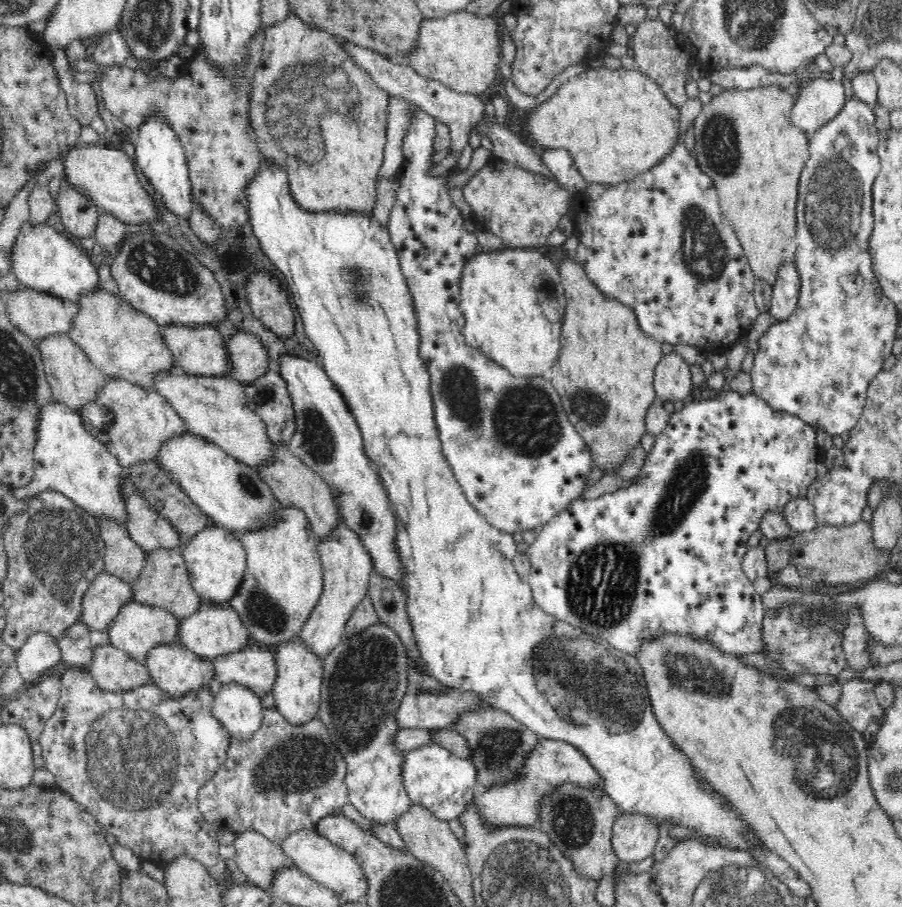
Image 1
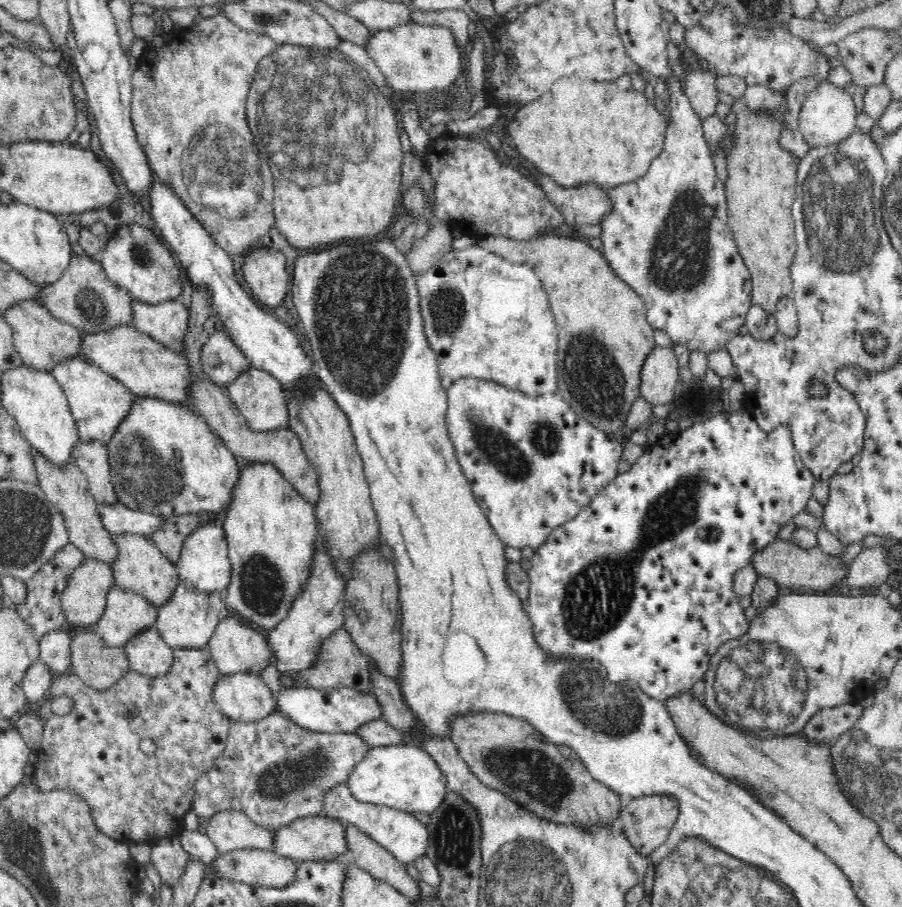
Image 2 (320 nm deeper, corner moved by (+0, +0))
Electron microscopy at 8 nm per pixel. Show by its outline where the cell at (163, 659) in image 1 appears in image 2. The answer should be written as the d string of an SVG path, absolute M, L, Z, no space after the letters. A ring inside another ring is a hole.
M155 626L136 634L123 648L133 671L159 677L171 669L173 648L164 642Z

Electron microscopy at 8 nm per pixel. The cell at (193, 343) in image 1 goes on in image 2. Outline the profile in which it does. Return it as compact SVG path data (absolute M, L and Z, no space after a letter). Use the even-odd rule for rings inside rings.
M132 298L131 310L133 326L139 332L146 333L176 353L184 349L189 308L178 298L160 305L150 305Z

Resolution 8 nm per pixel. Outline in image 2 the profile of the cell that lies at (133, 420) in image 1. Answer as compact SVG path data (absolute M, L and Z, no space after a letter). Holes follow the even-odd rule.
M75 357L61 361L50 370L67 398L72 415L74 415L79 438L85 441L100 441L105 445L112 434L127 416L135 402L135 395L128 391L122 383L103 372L95 364L84 357Z

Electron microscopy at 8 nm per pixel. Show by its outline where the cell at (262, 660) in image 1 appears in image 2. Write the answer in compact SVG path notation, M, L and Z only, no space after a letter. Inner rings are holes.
M227 616L217 625L207 647L221 675L234 673L260 675L262 669L268 664L268 658L270 658L269 642L266 639L267 637L256 631L254 626L232 616Z

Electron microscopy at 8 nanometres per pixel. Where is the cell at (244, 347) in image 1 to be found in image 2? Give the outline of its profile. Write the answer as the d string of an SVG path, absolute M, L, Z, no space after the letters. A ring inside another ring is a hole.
M214 332L201 349L201 365L210 380L226 387L247 372L250 361L226 332Z

